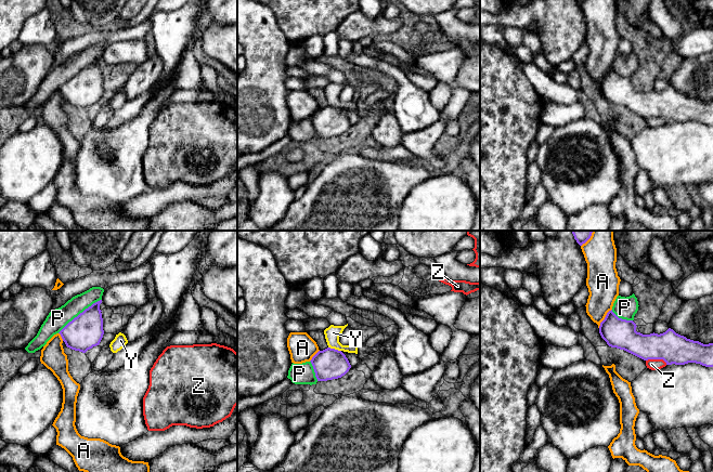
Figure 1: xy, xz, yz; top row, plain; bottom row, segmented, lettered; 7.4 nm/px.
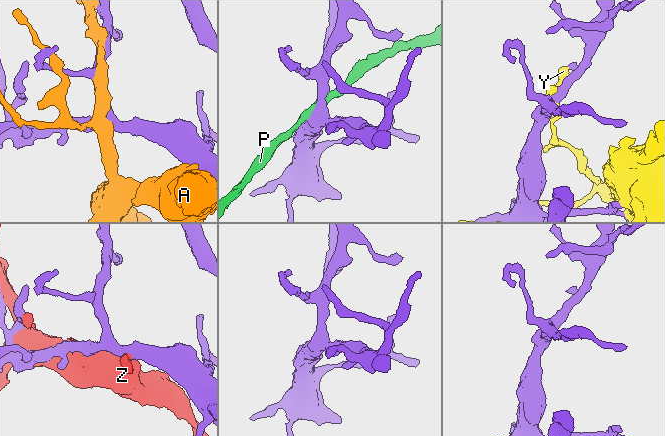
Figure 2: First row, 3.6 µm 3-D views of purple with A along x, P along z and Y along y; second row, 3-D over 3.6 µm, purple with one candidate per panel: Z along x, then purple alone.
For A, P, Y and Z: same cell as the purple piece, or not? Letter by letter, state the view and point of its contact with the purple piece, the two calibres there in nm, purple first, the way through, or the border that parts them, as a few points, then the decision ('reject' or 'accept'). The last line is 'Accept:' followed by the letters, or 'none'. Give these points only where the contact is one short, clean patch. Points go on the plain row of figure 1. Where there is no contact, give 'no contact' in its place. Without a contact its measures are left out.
A: contact yz (605, 76); calibres 220 and 220 nm; reject
P: contact xy (80, 70); calibres 260 and 150 nm; border xy (101, 56), (86, 65), (57, 90); reject
Y: contact xz (335, 107); calibres 220 and 110 nm; reject
Z: contact yz (657, 116); calibres 220 and 80 nm; reject
Accept: none

